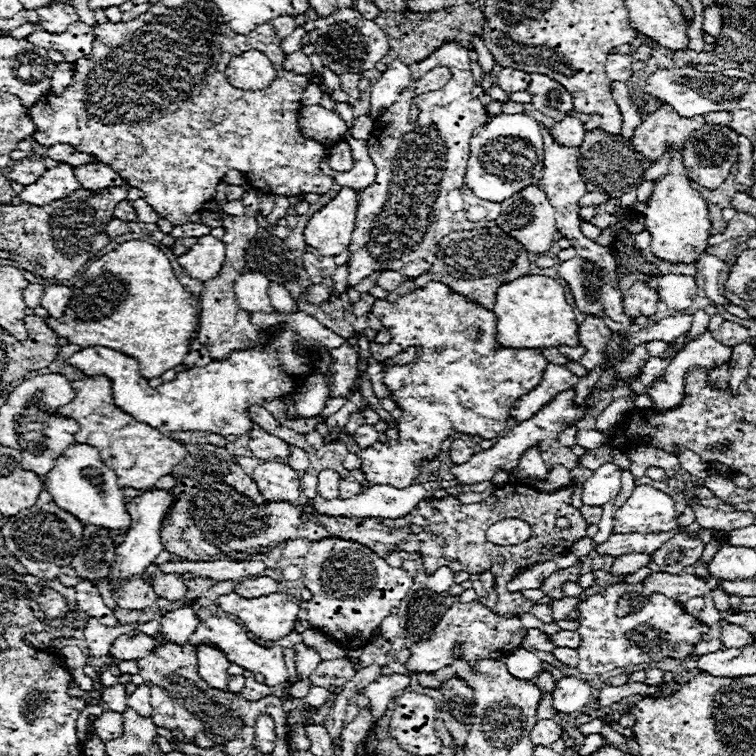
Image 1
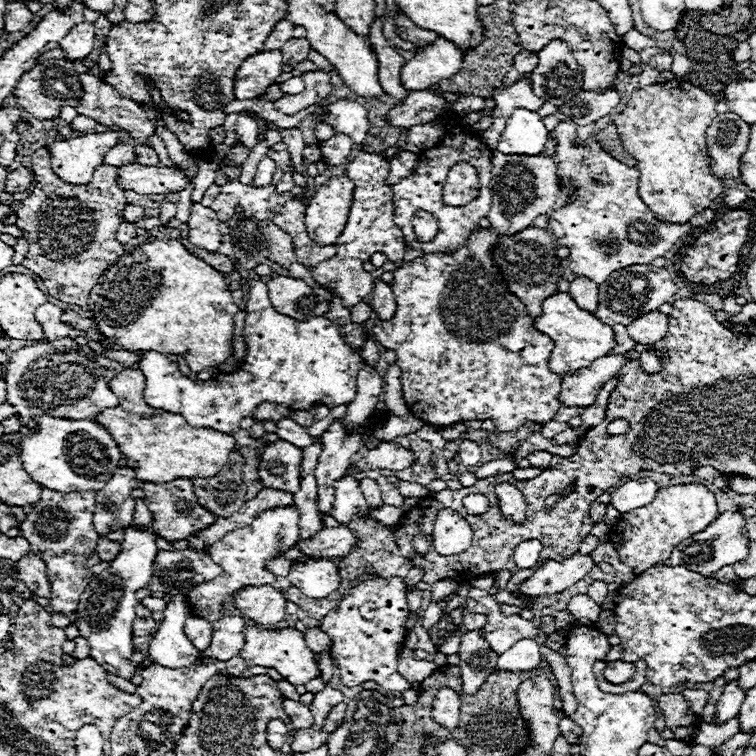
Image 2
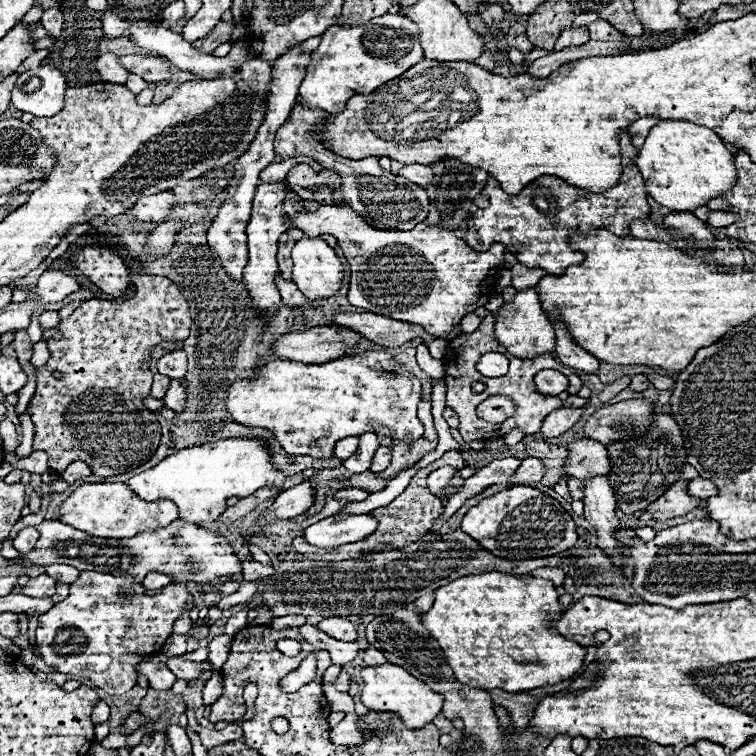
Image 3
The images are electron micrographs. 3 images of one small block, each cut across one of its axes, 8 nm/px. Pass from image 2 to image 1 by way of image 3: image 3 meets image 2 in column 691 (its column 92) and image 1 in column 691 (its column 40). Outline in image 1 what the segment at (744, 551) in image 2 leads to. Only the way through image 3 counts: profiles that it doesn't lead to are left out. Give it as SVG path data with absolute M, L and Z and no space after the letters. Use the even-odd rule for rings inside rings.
M692 522L682 534L676 534L666 544L662 544L652 554L652 560L658 564L658 568L670 574L680 574L686 566L692 566L704 552L704 544L696 536L698 530L698 522Z

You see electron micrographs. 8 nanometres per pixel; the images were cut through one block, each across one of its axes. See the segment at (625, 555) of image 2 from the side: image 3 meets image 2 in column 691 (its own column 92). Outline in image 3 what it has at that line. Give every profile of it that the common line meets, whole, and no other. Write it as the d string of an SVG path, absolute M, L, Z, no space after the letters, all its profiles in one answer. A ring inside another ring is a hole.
M124 482L82 484L58 506L58 520L76 526L98 538L132 538L142 530L158 530L170 526L178 516L177 506L168 499L144 502Z

